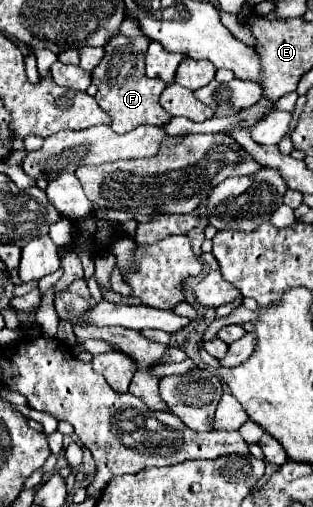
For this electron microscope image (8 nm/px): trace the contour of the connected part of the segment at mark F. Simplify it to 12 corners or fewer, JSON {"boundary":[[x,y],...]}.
{"boundary":[[131,19],[91,73],[115,133],[163,127],[167,85],[145,75],[151,41]]}

